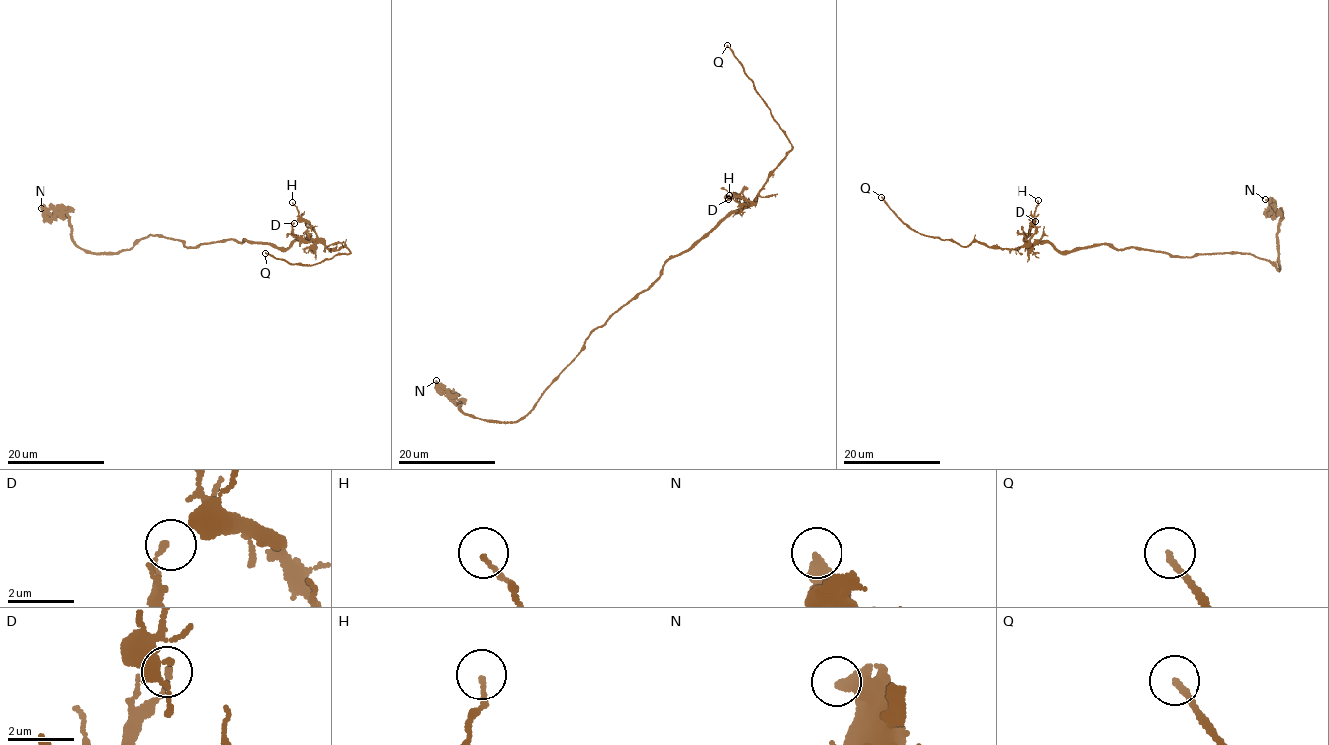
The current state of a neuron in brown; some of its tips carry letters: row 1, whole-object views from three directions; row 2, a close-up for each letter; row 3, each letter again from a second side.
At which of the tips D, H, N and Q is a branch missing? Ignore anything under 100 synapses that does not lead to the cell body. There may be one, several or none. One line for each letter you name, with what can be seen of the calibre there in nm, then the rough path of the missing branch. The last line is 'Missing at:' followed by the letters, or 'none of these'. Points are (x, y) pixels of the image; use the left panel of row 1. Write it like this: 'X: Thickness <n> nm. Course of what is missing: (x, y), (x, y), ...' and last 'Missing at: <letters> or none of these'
Q: Thickness 160 nm. Course of what is missing: (265, 253), (239, 237), (237, 228), (232, 224), (208, 215), (178, 193), (167, 192)
Missing at: Q

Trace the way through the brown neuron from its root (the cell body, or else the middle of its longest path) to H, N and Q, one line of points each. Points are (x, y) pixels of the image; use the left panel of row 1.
H: (239, 243), (245, 240), (284, 250), (297, 240), (317, 239), (292, 202)
N: (239, 243), (187, 247), (151, 234), (115, 253), (89, 251), (74, 242), (63, 214), (41, 208)
Q: (239, 243), (284, 250), (307, 240), (334, 251), (345, 245), (350, 252), (304, 266), (265, 253)

